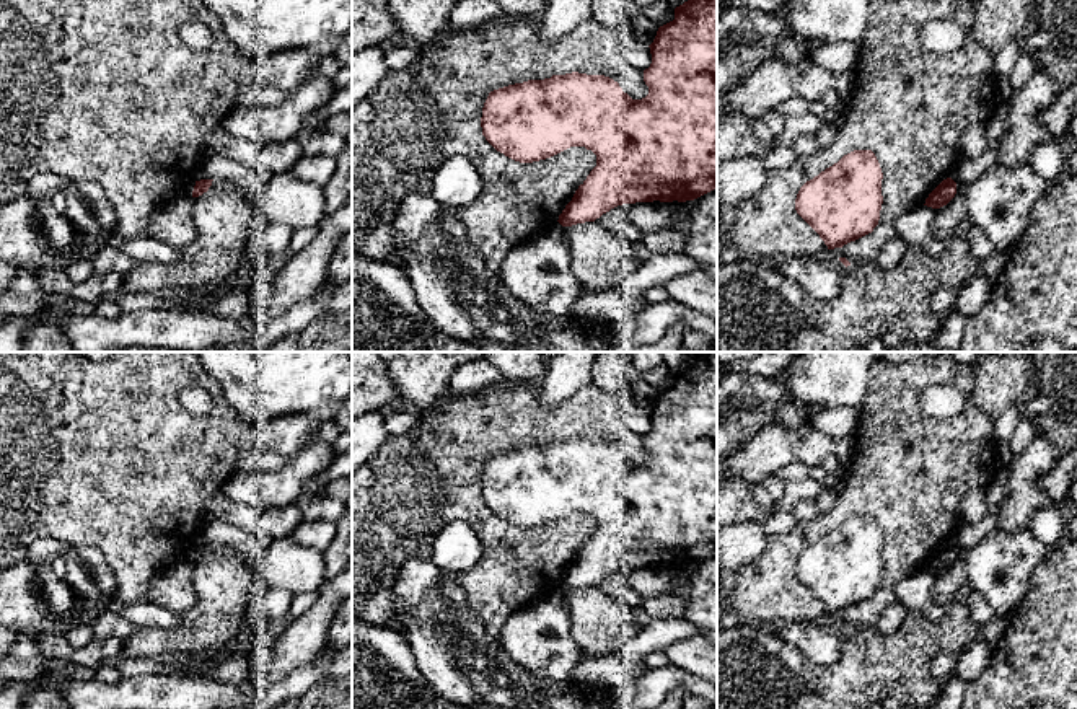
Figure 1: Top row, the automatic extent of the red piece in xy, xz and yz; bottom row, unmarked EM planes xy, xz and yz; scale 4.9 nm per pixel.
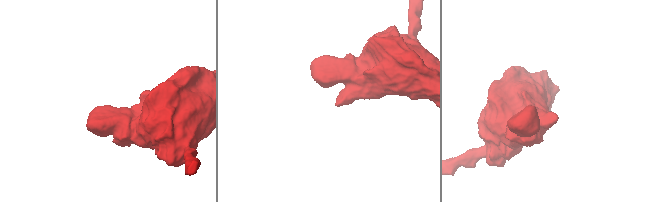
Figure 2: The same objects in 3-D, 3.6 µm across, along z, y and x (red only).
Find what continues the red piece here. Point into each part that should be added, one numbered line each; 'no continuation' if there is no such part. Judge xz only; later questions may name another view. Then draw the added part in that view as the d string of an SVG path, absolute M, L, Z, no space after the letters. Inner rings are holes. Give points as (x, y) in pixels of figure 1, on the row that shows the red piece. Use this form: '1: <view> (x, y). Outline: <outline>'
no continuation

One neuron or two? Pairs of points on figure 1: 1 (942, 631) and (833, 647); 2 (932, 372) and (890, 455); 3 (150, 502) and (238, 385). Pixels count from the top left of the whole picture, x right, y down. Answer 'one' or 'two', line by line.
1: two
2: one
3: two

